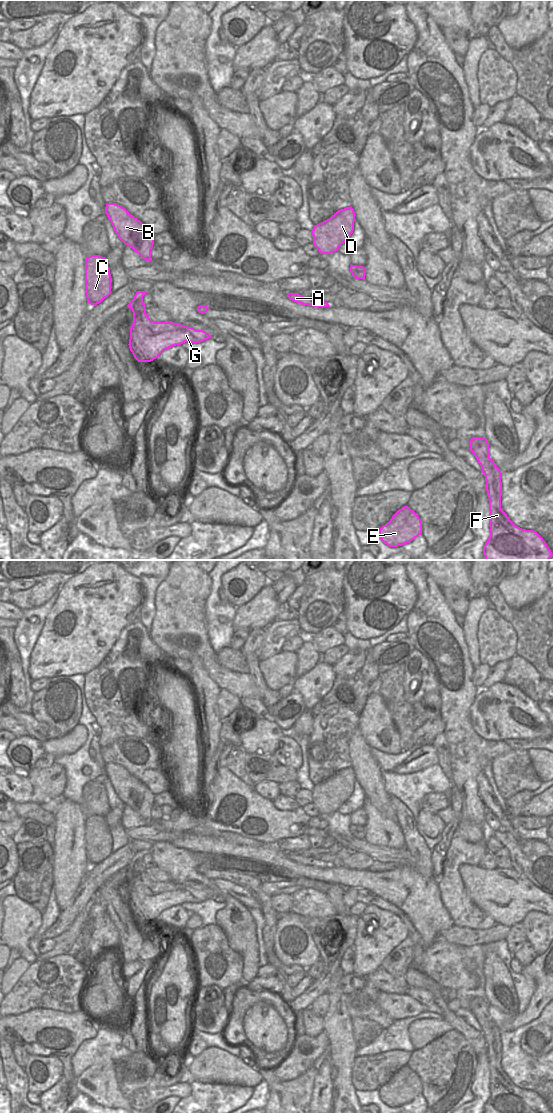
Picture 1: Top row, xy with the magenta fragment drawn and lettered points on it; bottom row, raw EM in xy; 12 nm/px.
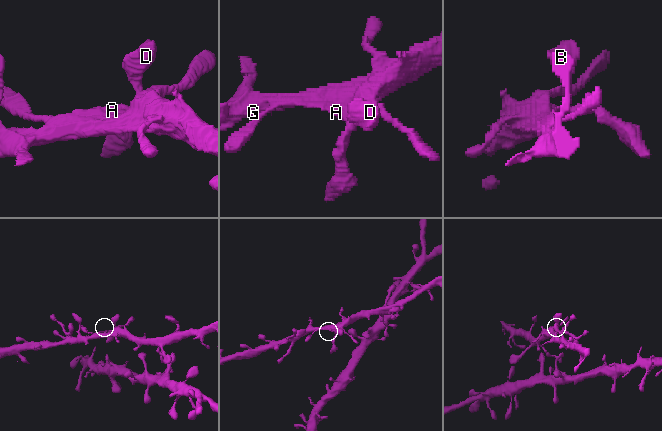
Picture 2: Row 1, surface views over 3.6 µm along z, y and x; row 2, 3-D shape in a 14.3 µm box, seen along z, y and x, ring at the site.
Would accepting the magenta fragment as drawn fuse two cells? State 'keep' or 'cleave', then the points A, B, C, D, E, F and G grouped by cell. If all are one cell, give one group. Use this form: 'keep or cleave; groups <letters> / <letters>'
keep; groups A B C D E F G

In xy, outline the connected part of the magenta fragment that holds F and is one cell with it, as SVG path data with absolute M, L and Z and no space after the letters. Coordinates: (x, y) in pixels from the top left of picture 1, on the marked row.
M486 438L470 440L474 454L485 476L489 498L490 536L483 547L485 560L549 560L553 554L534 530L516 526L501 508L501 471L489 456Z

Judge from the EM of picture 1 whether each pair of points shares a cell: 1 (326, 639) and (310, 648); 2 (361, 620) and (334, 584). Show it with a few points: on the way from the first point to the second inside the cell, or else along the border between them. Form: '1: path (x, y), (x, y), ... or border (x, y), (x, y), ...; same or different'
1: border (310, 638), (321, 654); different
2: border (342, 575), (343, 612); different

